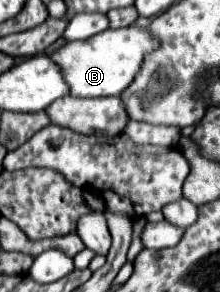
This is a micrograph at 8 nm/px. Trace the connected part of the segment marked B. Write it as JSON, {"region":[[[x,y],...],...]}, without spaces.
{"region":[[[123,27],[123,29],[107,29],[99,35],[93,35],[85,41],[63,43],[59,49],[51,53],[51,59],[63,67],[63,79],[67,79],[71,97],[109,97],[121,95],[123,89],[139,73],[143,57],[155,49],[155,41],[151,39],[147,27]]]}

